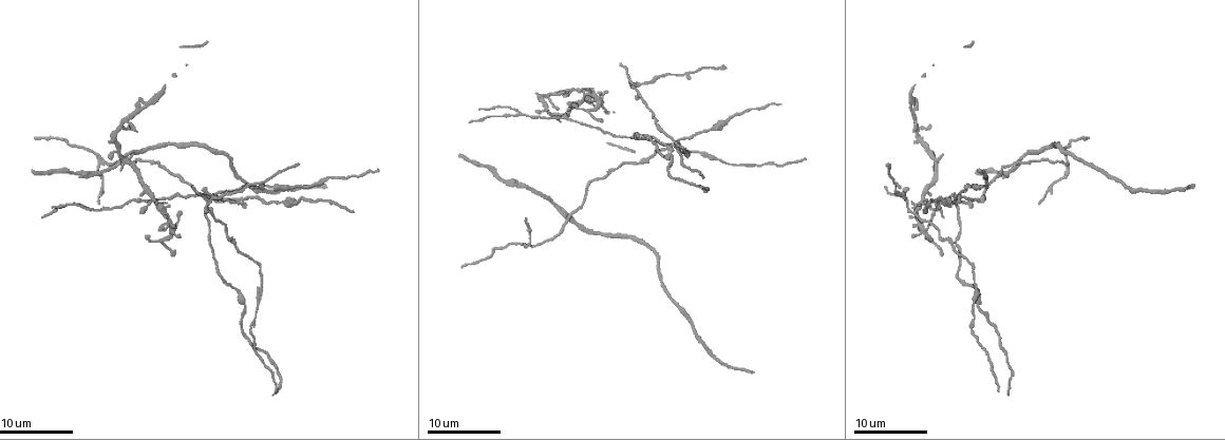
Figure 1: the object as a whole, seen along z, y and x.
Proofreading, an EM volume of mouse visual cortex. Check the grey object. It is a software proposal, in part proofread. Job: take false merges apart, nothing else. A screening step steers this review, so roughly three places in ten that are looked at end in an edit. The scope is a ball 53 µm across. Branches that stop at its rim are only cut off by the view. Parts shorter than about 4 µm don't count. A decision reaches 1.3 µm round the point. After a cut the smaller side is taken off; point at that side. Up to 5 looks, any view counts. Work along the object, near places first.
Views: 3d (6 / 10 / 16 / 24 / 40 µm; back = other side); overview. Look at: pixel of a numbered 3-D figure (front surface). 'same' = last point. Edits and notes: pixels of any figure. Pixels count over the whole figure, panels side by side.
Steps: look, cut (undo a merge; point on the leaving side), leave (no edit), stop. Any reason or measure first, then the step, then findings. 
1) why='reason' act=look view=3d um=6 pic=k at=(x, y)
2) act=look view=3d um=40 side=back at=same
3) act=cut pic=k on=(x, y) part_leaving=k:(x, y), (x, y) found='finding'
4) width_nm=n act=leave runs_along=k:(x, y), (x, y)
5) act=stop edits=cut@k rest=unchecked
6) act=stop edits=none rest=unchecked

why='side arm on a straight run' act=look view=3d um=6 pic=1 at=(565, 118)

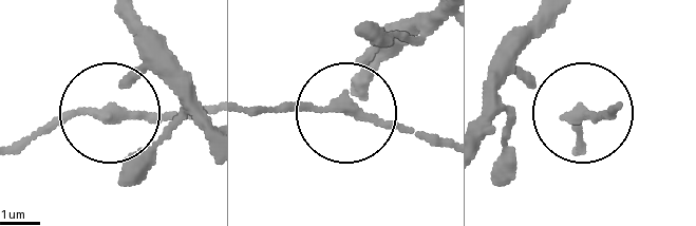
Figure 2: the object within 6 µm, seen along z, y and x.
side_arm_um=15 act=leave runs_along=2:(439, 147), (328, 107), (247, 107) found='one cell here'

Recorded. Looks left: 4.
why='four or more arms meet' act=look view=3d um=16 pic=1 at=(955, 198)

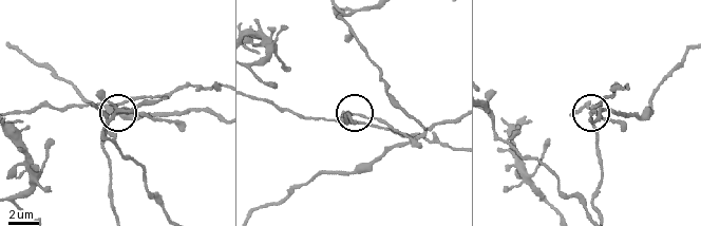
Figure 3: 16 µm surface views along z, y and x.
act=look view=3d um=6 pic=3 at=(590, 110)

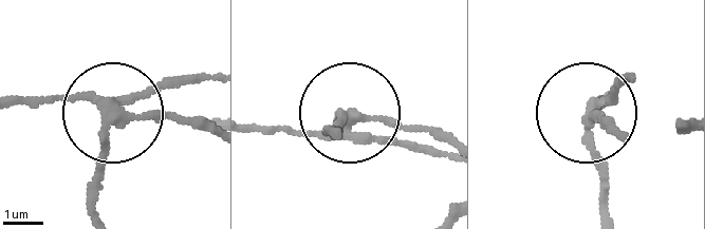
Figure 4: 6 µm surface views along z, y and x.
arms=4 act=cut pic=4 on=(168, 113) found='a second cell is stuck on'

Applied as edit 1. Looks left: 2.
why='three arms meet' act=look view=3d um=6 pic=1 at=(239, 199)

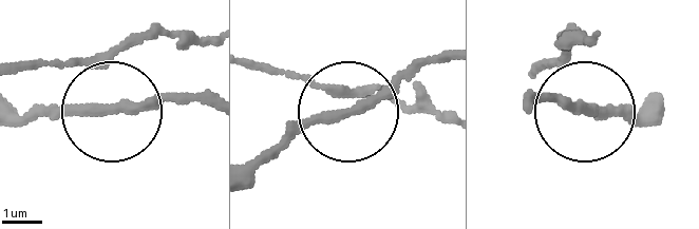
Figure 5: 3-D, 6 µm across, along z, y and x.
act=leave runs_along=5:(18, 71), (49, 61), (98, 71), (118, 111), (186, 101) found='continuous, no second cell'

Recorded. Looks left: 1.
act=stop edits=cut@4 rest=unchecked

